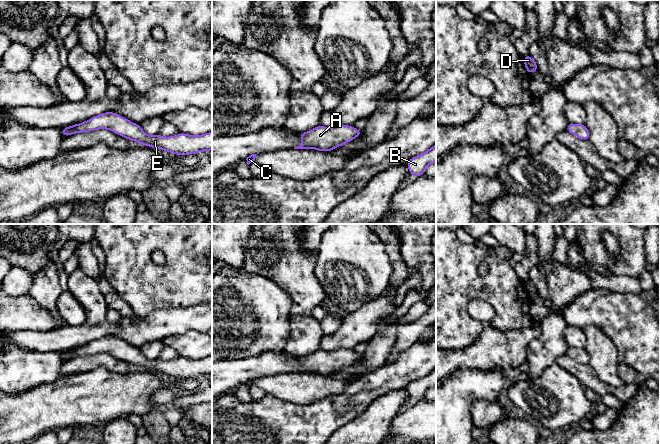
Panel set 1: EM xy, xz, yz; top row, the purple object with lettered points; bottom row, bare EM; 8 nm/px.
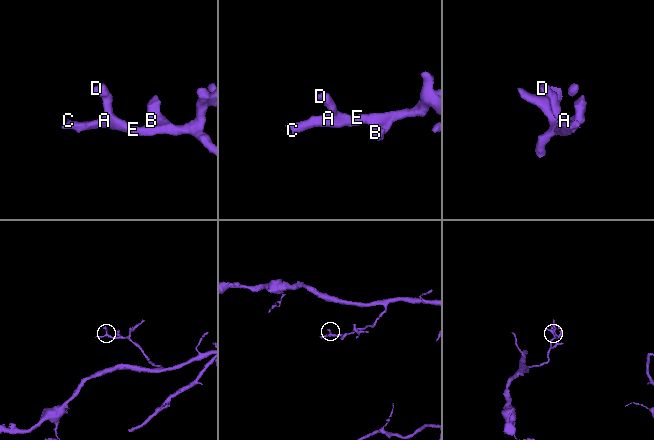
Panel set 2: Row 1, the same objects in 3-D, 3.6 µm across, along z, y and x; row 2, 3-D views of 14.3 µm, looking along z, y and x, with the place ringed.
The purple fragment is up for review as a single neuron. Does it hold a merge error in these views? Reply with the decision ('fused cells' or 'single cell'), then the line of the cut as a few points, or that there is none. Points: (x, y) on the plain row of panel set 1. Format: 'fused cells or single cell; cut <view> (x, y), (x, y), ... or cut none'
single cell; cut none

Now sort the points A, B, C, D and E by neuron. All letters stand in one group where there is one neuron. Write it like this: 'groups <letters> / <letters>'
groups A B C D E

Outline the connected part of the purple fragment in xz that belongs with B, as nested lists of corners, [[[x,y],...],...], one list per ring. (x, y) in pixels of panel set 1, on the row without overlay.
[[[434,368],[426,376],[411,382],[407,386],[406,390],[409,393],[412,401],[418,401],[423,399],[428,389],[435,385],[436,385],[436,368]]]

